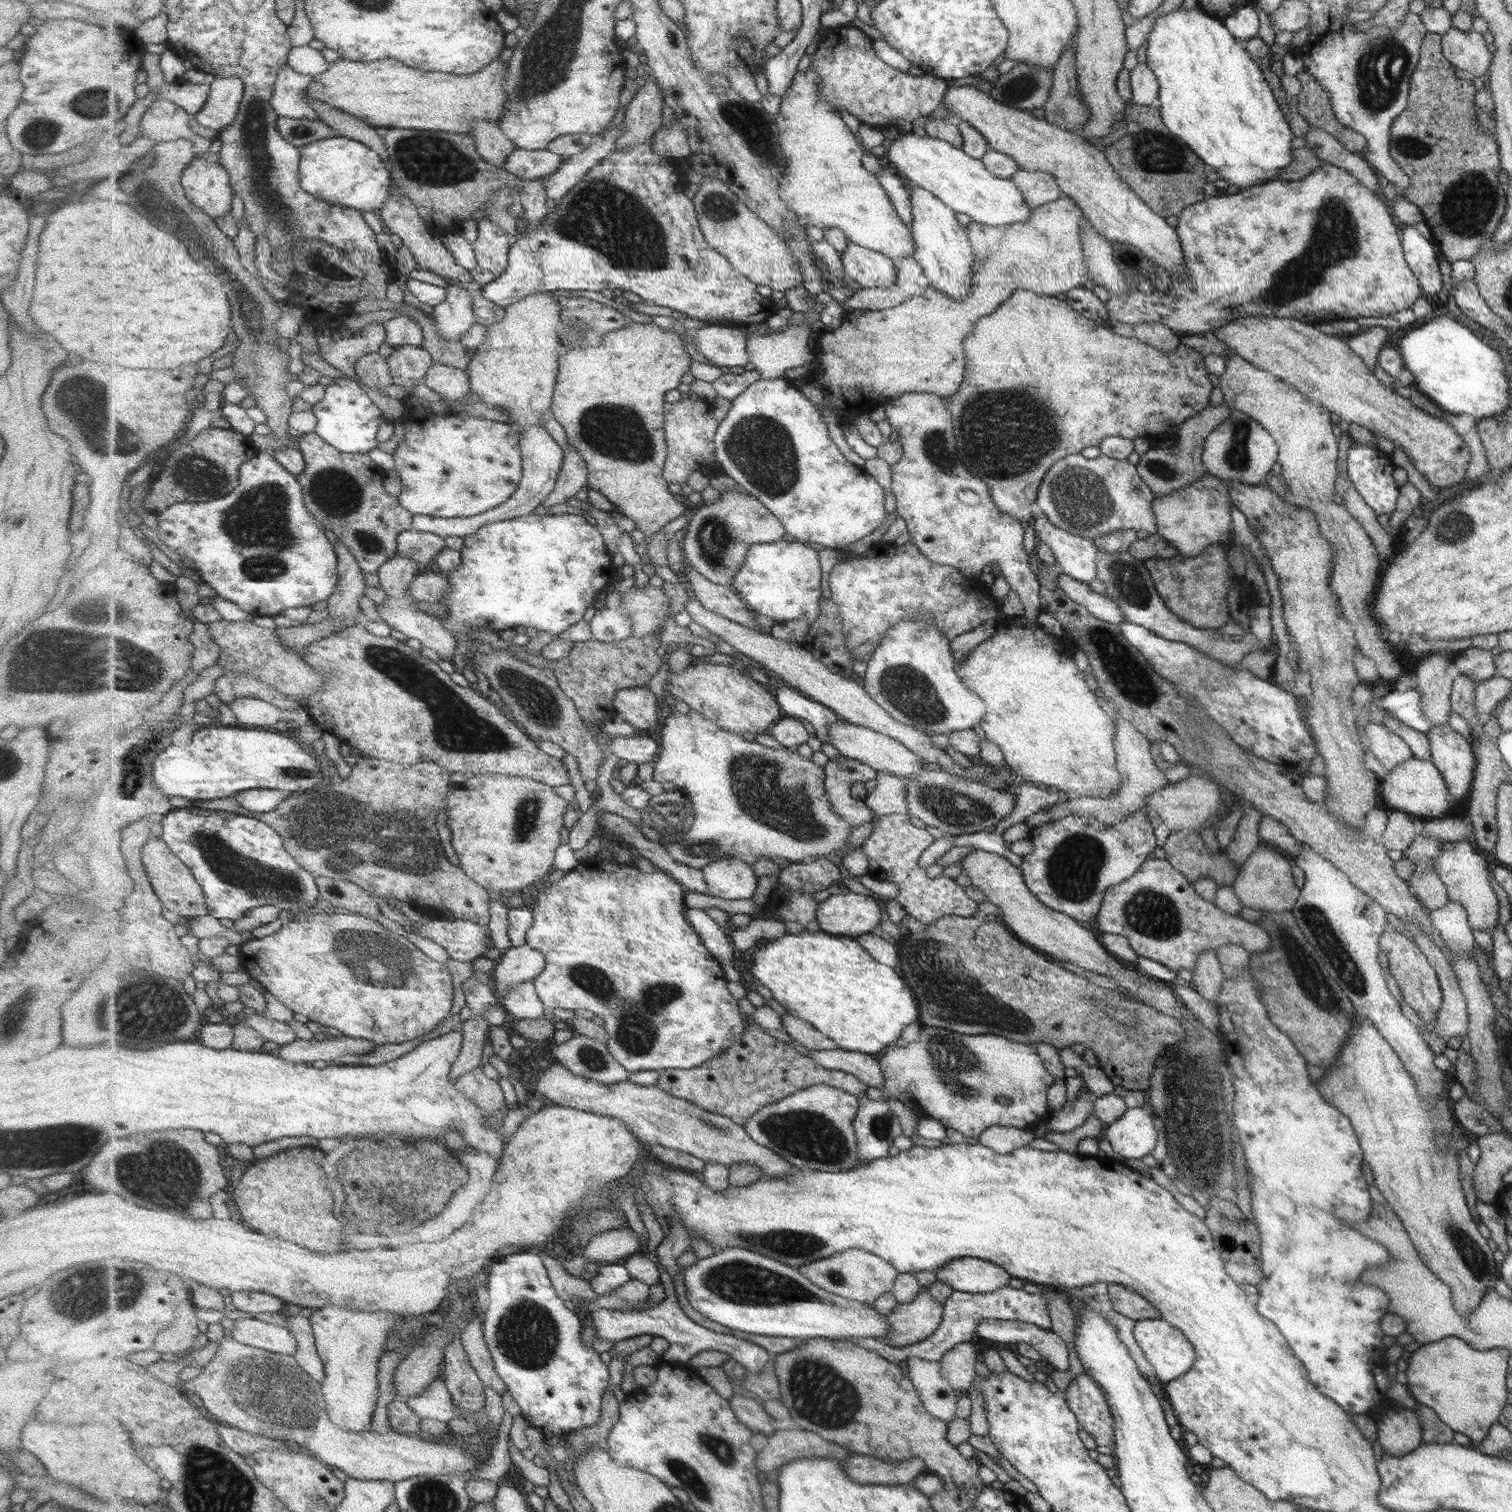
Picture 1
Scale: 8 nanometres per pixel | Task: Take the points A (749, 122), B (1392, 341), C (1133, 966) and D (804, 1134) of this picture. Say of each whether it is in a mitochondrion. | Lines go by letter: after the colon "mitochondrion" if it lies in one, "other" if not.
A: mitochondrion
B: other
C: other
D: mitochondrion

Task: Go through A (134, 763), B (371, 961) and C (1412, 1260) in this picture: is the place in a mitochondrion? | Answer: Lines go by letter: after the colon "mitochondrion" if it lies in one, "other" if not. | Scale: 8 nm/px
A: mitochondrion
B: mitochondrion
C: other

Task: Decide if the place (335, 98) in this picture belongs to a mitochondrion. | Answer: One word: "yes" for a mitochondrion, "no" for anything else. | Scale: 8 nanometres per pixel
no

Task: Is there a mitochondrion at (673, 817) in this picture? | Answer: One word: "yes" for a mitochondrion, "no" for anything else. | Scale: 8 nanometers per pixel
yes

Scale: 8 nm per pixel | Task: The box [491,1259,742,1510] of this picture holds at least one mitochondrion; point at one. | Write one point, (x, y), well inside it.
(684, 1473)

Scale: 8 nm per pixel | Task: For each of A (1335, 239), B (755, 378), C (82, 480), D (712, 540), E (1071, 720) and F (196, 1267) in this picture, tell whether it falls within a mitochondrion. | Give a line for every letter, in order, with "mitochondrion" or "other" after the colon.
A: mitochondrion
B: other
C: other
D: mitochondrion
E: other
F: other

